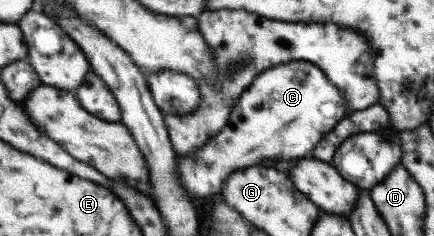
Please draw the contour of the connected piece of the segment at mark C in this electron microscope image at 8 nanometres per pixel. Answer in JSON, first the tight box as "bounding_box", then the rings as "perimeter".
{"bounding_box":[177,60,357,202],"perimeter":[[[291,60],[265,70],[257,76],[248,90],[243,92],[240,102],[233,109],[230,124],[220,135],[209,140],[200,152],[192,156],[178,155],[177,171],[181,186],[185,188],[185,192],[189,192],[190,198],[195,202],[213,198],[215,194],[221,196],[225,182],[237,170],[259,166],[265,160],[290,160],[308,156],[324,136],[352,111],[357,110],[351,110],[345,105],[345,97],[341,95],[341,91],[324,75],[318,65],[305,60]]]}

